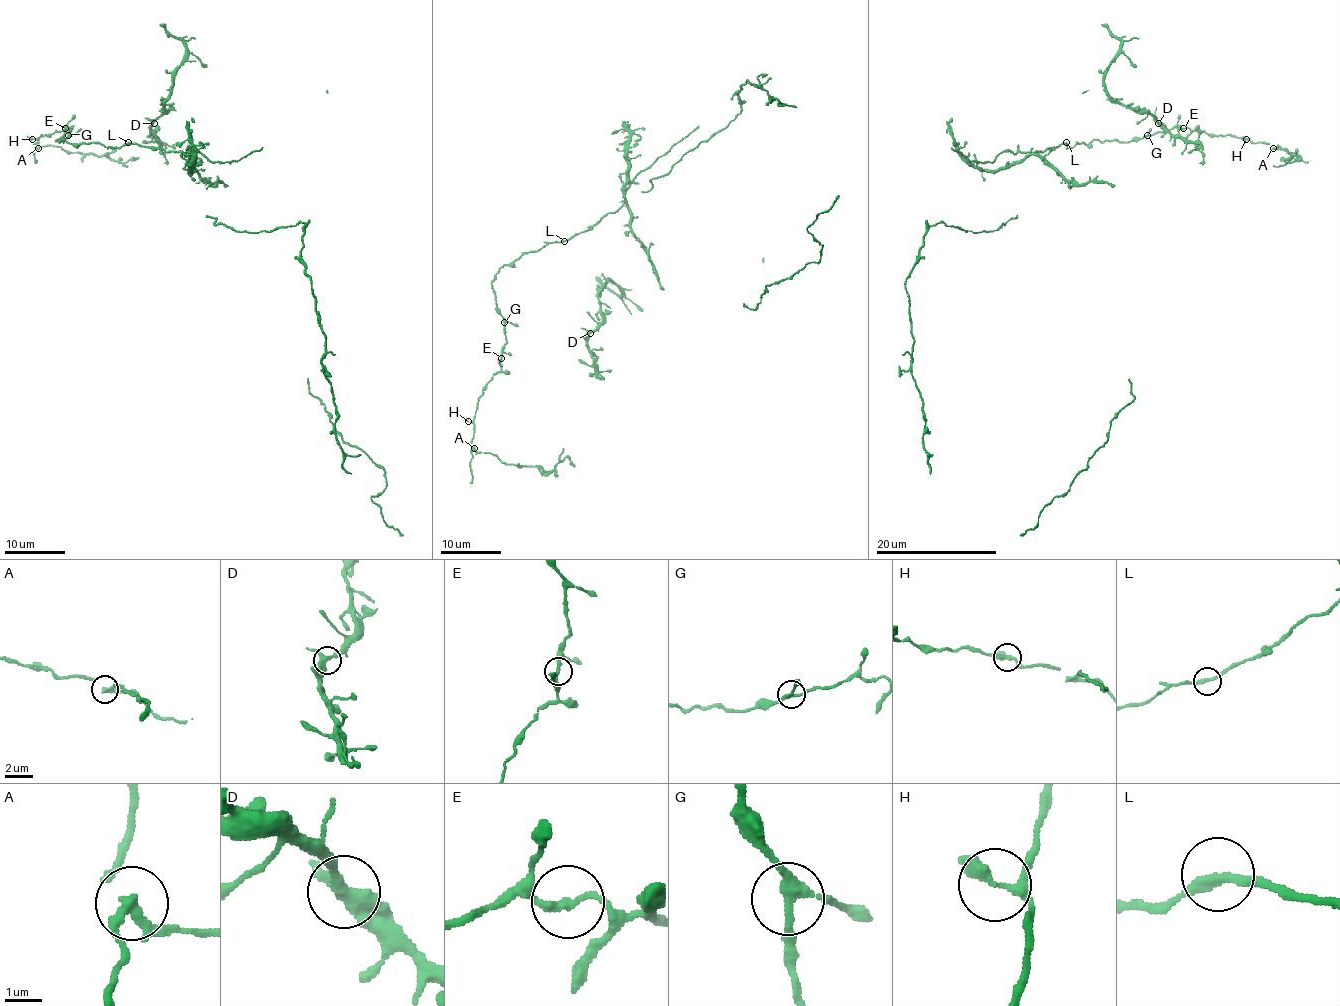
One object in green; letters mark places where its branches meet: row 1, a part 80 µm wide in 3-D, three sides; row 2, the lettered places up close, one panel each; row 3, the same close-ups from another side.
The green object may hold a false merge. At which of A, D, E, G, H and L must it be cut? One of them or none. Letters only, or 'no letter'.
A

